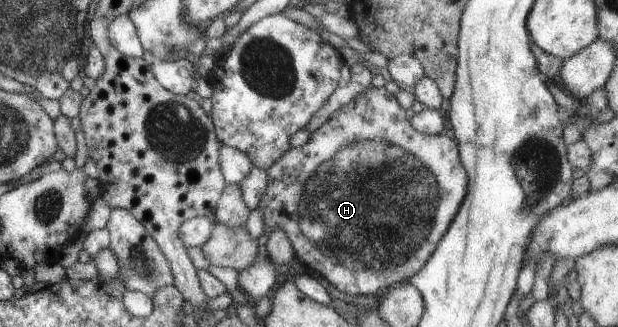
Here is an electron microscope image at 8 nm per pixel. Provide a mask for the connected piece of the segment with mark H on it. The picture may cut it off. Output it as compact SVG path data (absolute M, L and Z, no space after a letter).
M370 85L364 91L360 91L348 104L343 105L338 111L334 111L316 131L310 133L308 141L299 147L290 147L286 153L282 153L275 163L268 169L264 169L267 181L256 209L262 215L264 222L264 234L268 235L274 227L280 227L288 241L290 241L294 255L308 272L318 272L333 290L342 291L346 295L368 296L382 293L386 289L398 284L401 280L414 275L430 257L430 253L436 249L440 237L448 229L450 221L464 195L466 195L466 171L462 169L458 157L458 144L455 139L441 133L422 135L411 125L410 119L406 119L404 109L398 105L394 94L389 93L384 87Z

